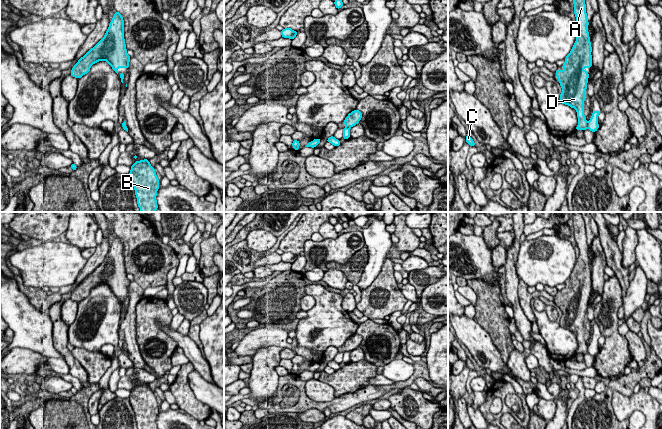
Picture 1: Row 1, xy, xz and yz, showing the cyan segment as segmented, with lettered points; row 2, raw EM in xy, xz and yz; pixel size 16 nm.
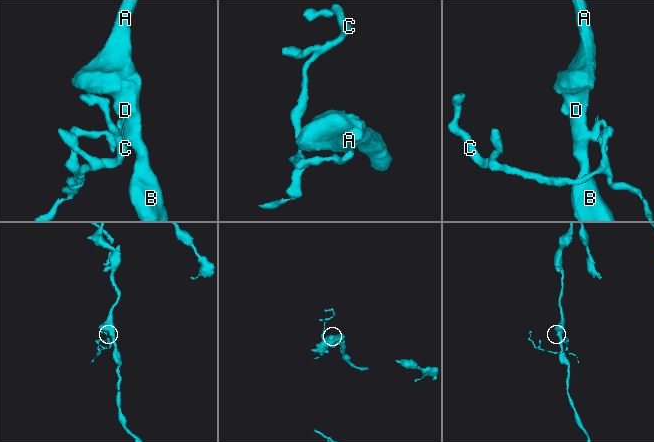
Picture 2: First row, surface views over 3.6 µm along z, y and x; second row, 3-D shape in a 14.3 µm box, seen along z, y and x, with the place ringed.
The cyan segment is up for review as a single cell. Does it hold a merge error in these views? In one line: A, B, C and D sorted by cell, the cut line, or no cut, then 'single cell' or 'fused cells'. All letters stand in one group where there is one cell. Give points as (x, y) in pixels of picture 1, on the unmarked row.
groups A B D / C; cut xz (346, 350), (349, 352); fused cells

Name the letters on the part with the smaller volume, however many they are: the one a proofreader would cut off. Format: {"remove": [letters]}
{"remove": ["C"]}

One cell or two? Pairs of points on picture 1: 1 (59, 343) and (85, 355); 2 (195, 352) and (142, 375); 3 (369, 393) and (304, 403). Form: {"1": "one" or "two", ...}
{"1": "two", "2": "two", "3": "one"}

